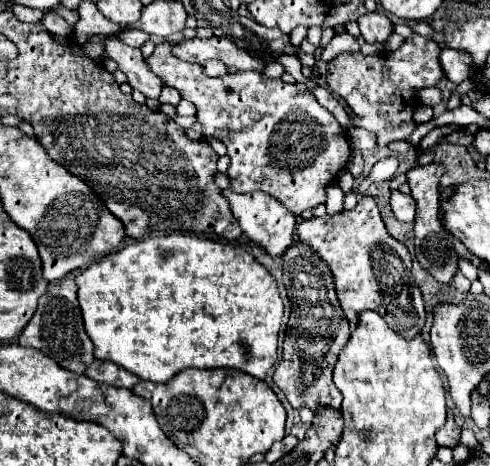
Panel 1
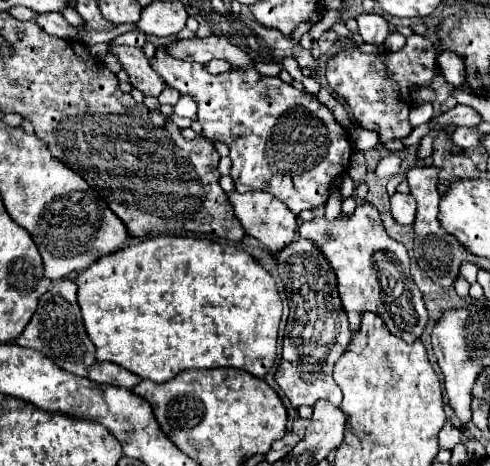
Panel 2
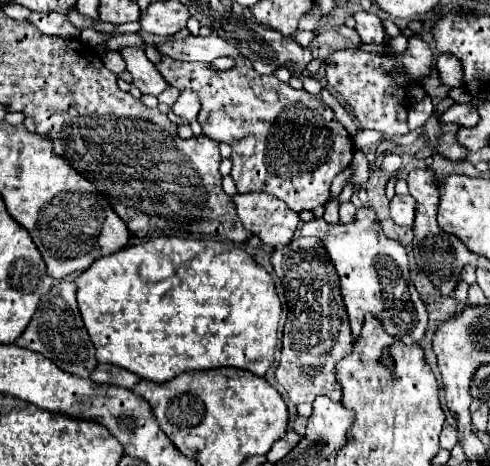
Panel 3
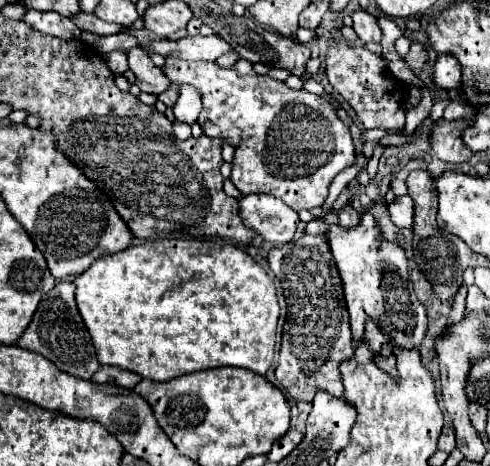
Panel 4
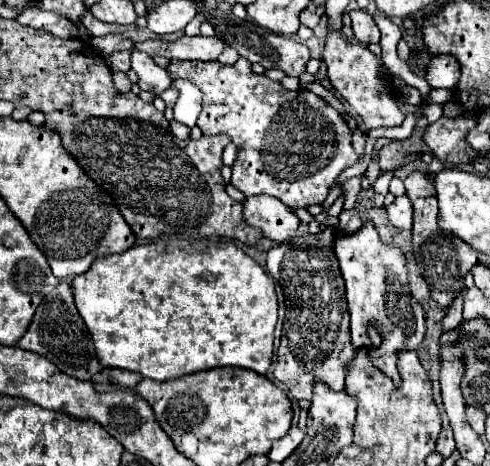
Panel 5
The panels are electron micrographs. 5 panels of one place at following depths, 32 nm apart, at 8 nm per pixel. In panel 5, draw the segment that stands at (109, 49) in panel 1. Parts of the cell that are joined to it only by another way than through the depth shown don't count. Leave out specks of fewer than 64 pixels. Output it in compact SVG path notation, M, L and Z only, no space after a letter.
M132 50L132 70L138 72L138 76L140 76L138 86L142 90L154 90L156 94L162 94L172 84L172 78L168 76L168 70L160 68L152 60L152 56L148 56L144 52Z

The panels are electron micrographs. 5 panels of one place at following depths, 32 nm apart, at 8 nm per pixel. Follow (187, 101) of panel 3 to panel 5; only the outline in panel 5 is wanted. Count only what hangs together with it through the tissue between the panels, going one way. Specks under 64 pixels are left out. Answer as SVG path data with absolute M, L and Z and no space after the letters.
M174 80L172 86L180 92L174 106L174 120L186 124L188 128L194 128L202 108L202 92L190 80Z

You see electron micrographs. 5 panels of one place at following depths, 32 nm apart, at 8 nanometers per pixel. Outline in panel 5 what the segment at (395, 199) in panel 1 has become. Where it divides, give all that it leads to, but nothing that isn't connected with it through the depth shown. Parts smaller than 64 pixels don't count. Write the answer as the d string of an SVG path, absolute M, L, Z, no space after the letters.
M400 196L396 198L388 208L388 220L400 228L400 230L410 230L412 228L412 204L408 200L408 196Z

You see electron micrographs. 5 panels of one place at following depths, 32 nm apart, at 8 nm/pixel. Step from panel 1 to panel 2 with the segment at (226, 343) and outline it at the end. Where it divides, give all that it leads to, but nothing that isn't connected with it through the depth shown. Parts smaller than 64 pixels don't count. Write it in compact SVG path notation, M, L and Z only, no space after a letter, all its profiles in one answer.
M150 237L96 260L74 282L78 284L84 326L100 362L118 364L152 382L168 382L190 368L222 366L240 368L264 378L274 366L282 300L266 268L235 244L208 237Z

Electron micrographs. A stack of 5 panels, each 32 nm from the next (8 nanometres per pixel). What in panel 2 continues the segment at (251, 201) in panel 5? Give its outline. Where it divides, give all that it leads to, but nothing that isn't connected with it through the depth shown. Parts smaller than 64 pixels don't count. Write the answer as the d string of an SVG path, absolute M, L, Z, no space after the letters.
M232 192L232 194L228 194L228 198L230 198L236 218L242 222L242 228L246 230L246 234L258 238L264 246L270 248L272 254L276 254L278 250L282 250L284 246L288 246L294 240L298 216L294 212L290 212L282 200L276 200L276 196L272 196L268 192L246 192L246 194Z

